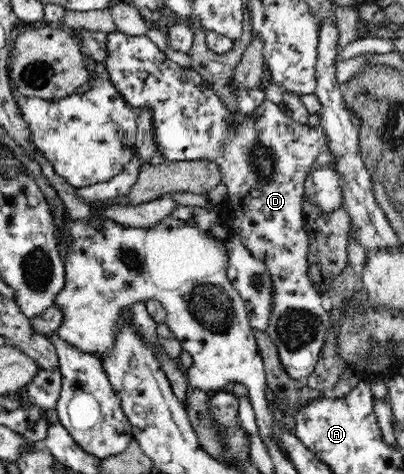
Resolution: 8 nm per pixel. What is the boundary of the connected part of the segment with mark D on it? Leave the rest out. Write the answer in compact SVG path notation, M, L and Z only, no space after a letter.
M109 31L106 35L106 58L103 59L101 63L102 72L108 74L110 82L119 90L119 93L123 96L123 99L138 112L139 109L143 107L149 107L151 110L152 120L153 120L153 131L155 134L155 141L160 151L167 162L176 161L195 161L200 159L205 159L217 163L219 170L221 170L221 179L227 185L227 191L229 192L229 198L231 205L227 205L229 209L229 215L231 219L239 219L239 221L227 221L224 226L229 230L229 234L232 237L239 239L248 251L255 255L255 258L259 258L261 261L265 262L265 266L268 267L268 271L271 273L271 278L273 281L274 292L273 292L273 309L271 309L271 315L269 317L268 328L266 329L267 334L269 334L270 339L275 343L278 348L280 362L282 363L283 369L286 374L293 379L299 380L300 378L305 378L313 373L314 367L317 361L319 361L319 355L323 351L323 345L325 345L325 337L331 327L330 312L327 312L323 305L321 304L322 292L317 291L317 288L313 286L311 280L309 280L309 271L307 270L307 255L309 255L309 235L307 234L307 229L305 228L305 221L303 220L303 212L301 212L302 207L302 197L305 194L305 179L310 173L310 167L315 161L315 158L321 153L322 149L326 147L326 135L323 128L318 126L309 126L309 124L300 124L294 122L291 117L284 114L284 111L279 106L270 100L265 99L259 109L251 115L244 115L242 111L237 109L237 111L230 111L228 107L221 101L221 98L216 94L216 87L211 83L208 83L202 78L202 75L195 71L191 67L181 67L179 64L169 60L163 52L161 52L155 43L149 40L148 36L131 36L125 35L125 33L117 31Z

